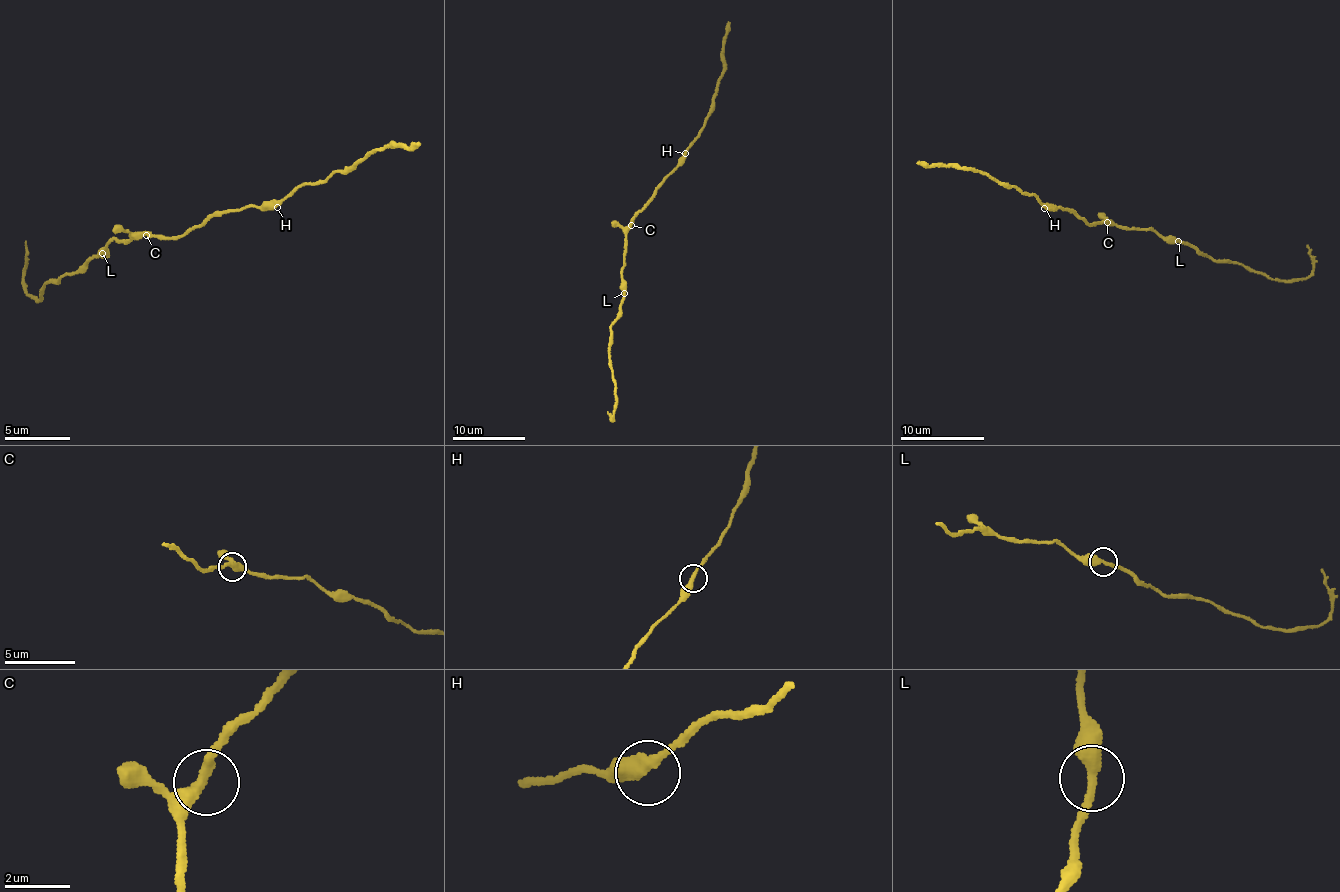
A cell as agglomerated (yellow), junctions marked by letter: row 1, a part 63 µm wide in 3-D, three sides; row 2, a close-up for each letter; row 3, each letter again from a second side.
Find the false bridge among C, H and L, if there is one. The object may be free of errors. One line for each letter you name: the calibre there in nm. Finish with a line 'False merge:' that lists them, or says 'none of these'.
False merge: none of these

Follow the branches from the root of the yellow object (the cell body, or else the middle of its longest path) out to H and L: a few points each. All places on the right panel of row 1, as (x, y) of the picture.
H: (1102, 223), (1089, 226), (1068, 210), (1044, 208)
L: (1102, 223), (1129, 228), (1152, 228), (1163, 237), (1174, 237), (1178, 241)

